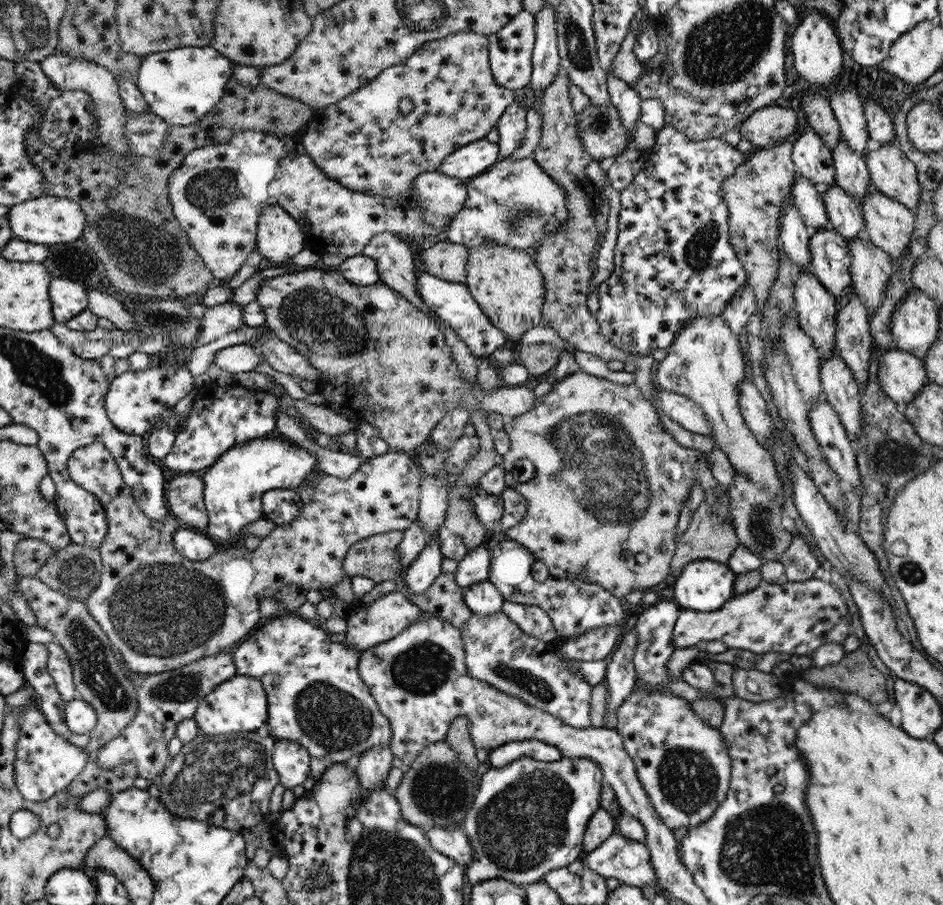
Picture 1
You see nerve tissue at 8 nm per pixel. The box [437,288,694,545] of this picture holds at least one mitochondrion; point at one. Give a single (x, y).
(597, 456)

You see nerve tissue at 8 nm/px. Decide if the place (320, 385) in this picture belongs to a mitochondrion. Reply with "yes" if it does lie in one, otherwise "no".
no

